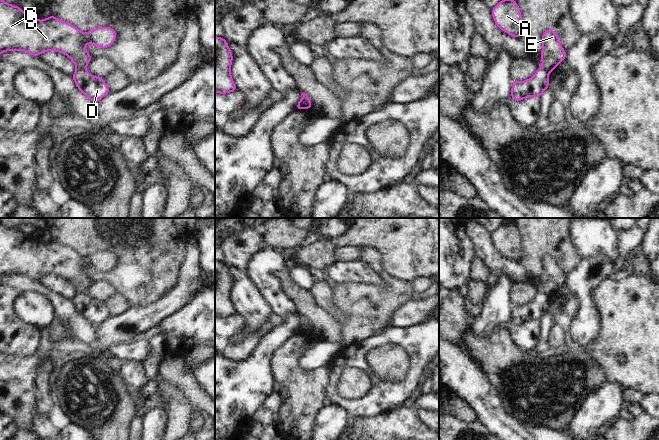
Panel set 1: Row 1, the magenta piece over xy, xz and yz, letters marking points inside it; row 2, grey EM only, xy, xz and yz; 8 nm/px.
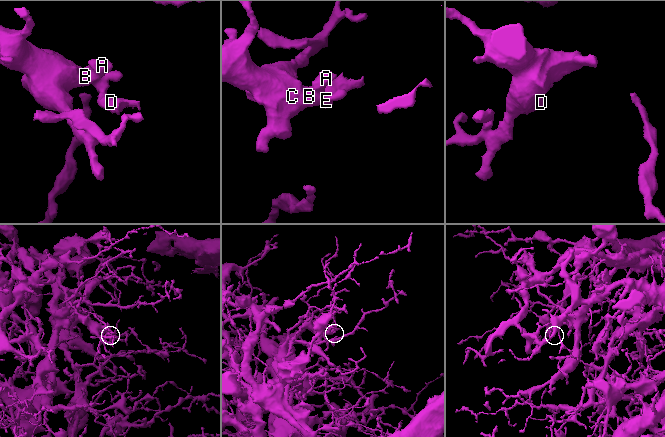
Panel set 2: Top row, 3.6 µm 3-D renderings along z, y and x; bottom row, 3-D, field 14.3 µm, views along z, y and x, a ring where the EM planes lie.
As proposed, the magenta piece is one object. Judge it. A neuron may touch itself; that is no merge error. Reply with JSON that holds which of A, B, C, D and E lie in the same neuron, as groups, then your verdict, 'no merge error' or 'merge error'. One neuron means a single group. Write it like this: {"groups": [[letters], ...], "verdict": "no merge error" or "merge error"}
{"groups": [["A", "B", "C", "E"], ["D"]], "verdict": "merge error"}

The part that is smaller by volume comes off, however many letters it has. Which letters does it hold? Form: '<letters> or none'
D

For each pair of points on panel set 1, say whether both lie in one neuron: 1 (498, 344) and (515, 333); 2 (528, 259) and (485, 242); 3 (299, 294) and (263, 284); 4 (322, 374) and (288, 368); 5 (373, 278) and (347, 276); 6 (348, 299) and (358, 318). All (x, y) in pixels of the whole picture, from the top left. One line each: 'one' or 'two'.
1: two
2: two
3: two
4: one
5: one
6: one

